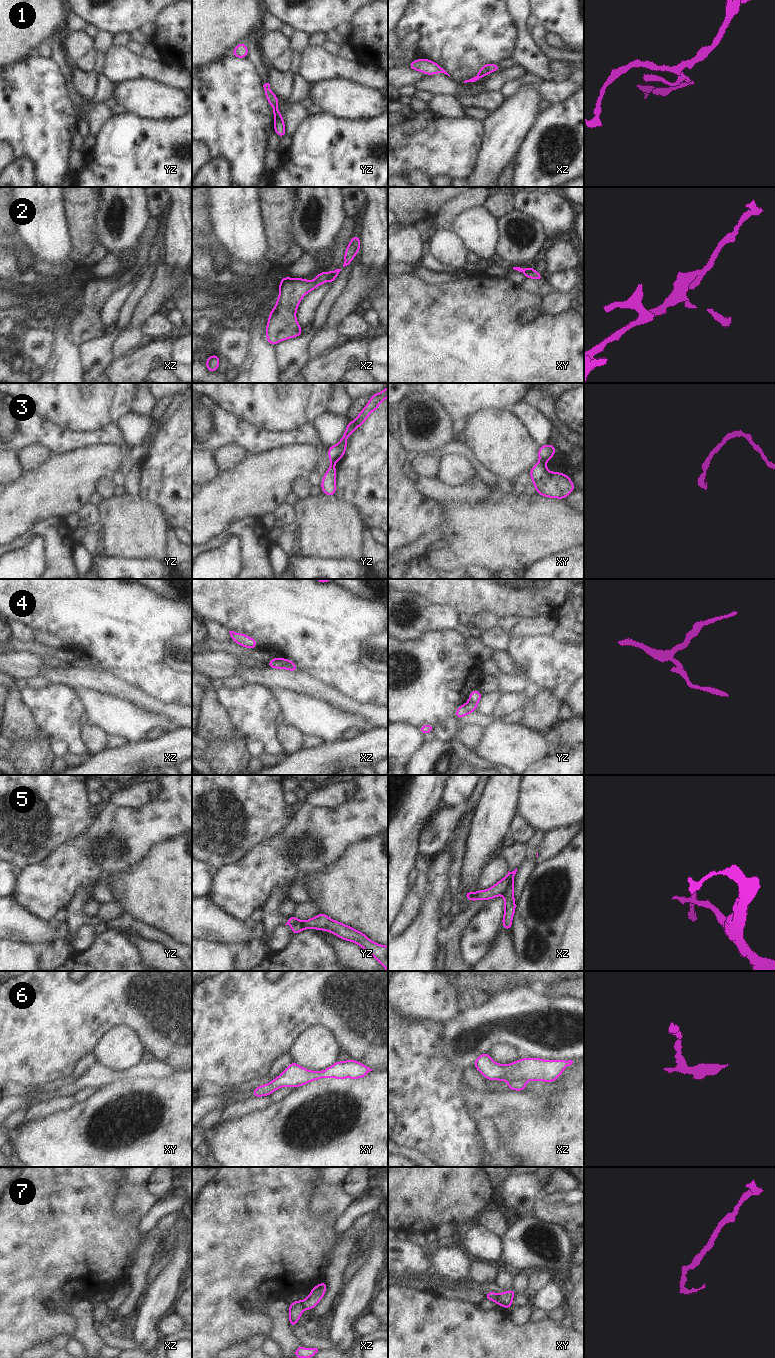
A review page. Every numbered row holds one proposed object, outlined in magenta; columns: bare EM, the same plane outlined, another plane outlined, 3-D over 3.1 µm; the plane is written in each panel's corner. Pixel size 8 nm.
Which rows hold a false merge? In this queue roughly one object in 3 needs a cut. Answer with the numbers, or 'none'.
2, 3, 4, 5, 7

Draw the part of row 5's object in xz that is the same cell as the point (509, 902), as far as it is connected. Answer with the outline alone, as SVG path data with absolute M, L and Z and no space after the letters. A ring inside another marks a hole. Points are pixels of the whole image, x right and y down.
M512 879L510 883L507 885L503 896L504 896L504 916L502 918L502 926L507 931L511 930L512 927L512 919L514 917L514 913L516 910L516 903L514 899L514 880Z

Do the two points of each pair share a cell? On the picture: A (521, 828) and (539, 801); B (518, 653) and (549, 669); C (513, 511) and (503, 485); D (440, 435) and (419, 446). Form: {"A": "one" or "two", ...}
{"A": "two", "B": "one", "C": "two", "D": "one"}

